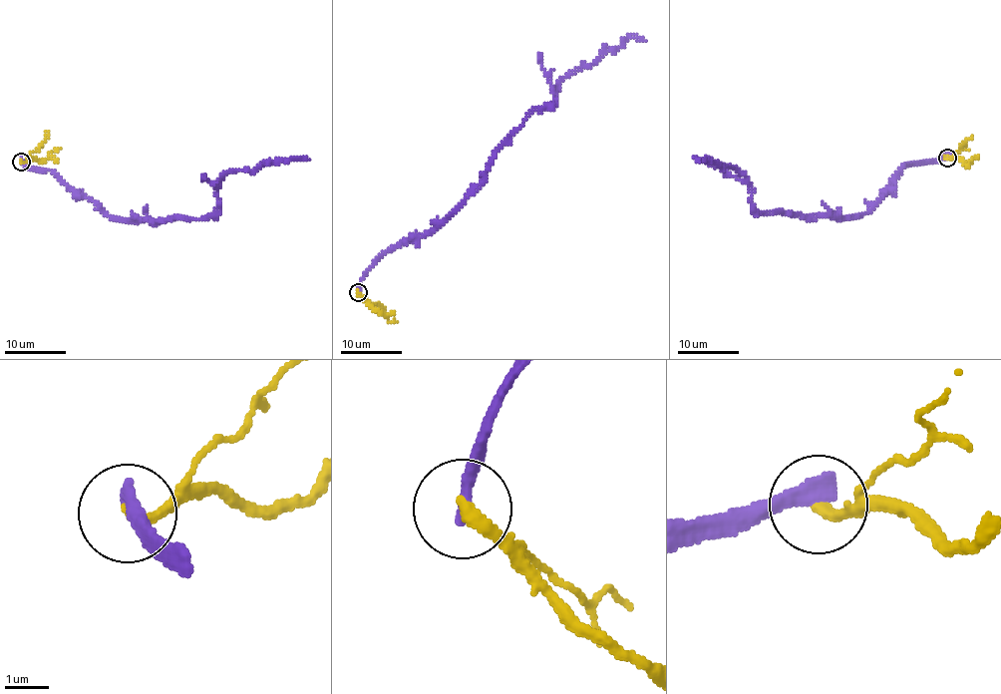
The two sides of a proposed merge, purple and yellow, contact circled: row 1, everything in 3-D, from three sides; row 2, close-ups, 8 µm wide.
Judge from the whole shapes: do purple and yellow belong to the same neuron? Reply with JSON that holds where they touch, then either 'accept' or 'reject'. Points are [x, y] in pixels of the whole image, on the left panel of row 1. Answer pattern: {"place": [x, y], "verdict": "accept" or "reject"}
{"place": [21, 162], "verdict": "reject"}

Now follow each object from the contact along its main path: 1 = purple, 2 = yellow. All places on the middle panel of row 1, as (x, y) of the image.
1: (358, 292), (387, 251), (449, 214), (529, 114), (554, 101), (565, 76), (629, 38), (645, 41)
2: (358, 292), (390, 321), (396, 321)

